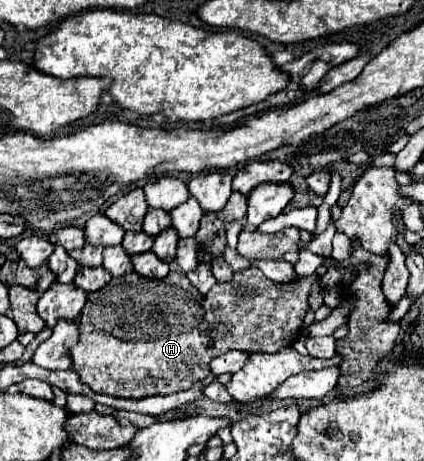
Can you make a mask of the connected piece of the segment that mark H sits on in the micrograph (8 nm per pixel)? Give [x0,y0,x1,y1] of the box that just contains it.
[70,267,314,399]

